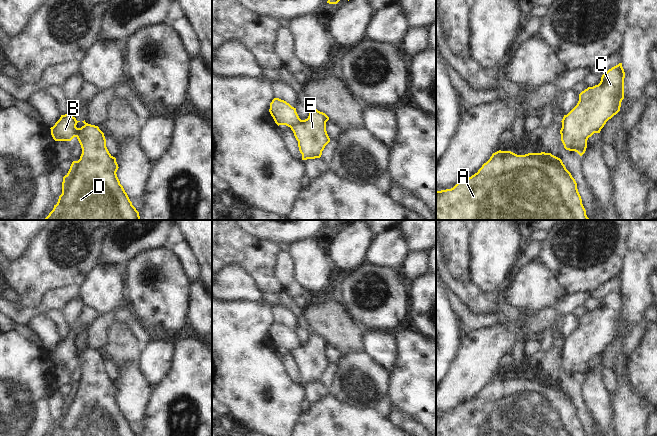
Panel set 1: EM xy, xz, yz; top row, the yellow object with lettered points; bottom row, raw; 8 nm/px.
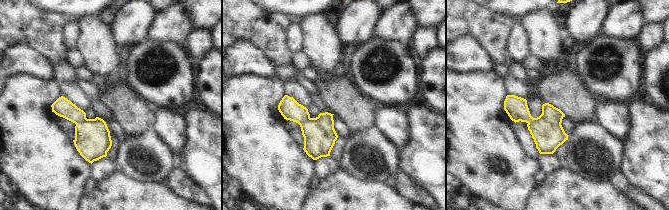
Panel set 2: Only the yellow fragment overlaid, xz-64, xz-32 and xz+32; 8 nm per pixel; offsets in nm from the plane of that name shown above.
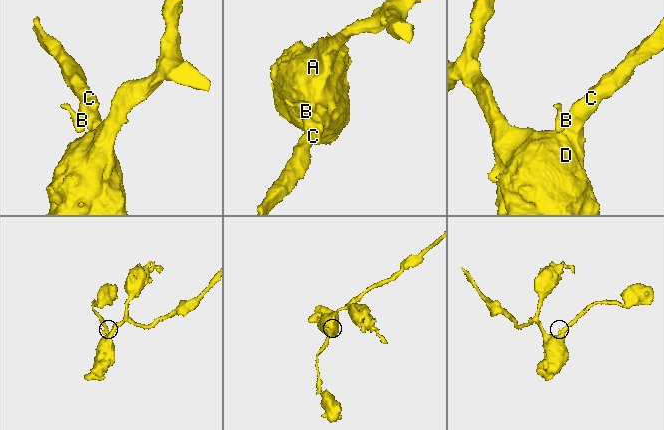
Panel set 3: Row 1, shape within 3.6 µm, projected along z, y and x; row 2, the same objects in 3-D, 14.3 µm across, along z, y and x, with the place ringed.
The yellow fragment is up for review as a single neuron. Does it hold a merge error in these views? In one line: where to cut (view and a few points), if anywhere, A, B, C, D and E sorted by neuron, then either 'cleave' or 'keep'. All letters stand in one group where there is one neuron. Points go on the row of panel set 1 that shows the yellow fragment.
cut xz (301, 120), (291, 128); groups A C D E / B; cleave

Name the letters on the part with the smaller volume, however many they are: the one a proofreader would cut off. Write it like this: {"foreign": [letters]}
{"foreign": ["B"]}

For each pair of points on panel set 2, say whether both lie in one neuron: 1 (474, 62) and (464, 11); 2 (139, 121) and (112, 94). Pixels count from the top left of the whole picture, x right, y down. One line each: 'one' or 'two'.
1: two
2: one

